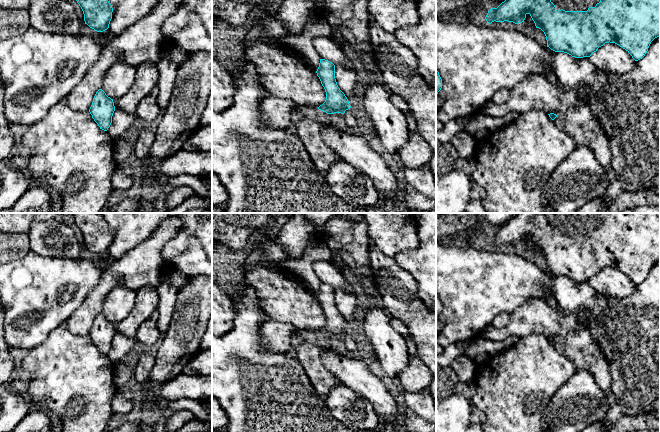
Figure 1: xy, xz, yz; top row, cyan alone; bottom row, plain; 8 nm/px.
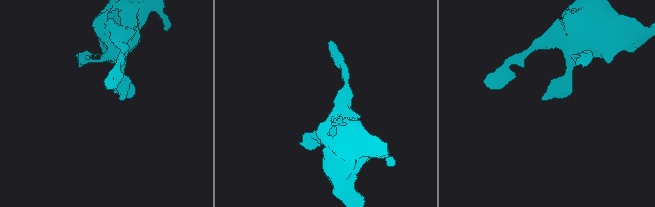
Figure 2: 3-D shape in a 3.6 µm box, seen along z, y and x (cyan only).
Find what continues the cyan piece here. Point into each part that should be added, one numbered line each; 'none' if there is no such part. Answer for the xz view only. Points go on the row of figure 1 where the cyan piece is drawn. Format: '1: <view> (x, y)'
none

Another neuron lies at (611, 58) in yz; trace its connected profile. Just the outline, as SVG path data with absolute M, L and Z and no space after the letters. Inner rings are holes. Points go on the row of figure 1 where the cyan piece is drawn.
M610 42L599 47L589 58L596 68L614 75L623 75L636 65L628 51Z

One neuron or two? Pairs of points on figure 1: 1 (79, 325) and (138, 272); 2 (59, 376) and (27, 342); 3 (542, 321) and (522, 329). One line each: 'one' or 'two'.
1: one
2: two
3: one

